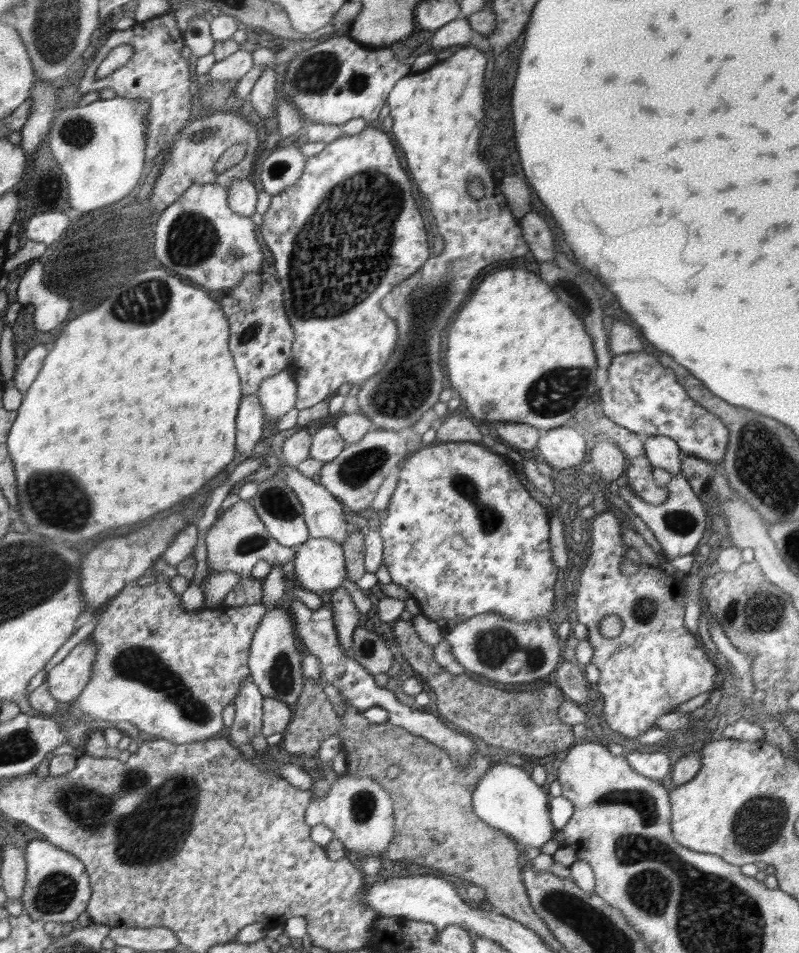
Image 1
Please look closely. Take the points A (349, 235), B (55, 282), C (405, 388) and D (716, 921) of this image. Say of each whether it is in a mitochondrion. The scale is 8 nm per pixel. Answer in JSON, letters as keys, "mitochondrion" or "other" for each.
{"A":"mitochondrion","B":"other","C":"mitochondrion","D":"mitochondrion"}

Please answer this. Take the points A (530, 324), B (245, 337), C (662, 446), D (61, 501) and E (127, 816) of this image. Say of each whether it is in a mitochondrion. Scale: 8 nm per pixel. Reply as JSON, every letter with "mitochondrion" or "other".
{"A":"other","B":"mitochondrion","C":"other","D":"mitochondrion","E":"mitochondrion"}

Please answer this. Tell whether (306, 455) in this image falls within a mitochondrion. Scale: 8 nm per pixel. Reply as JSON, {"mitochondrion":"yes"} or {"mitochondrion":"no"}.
{"mitochondrion":"no"}

